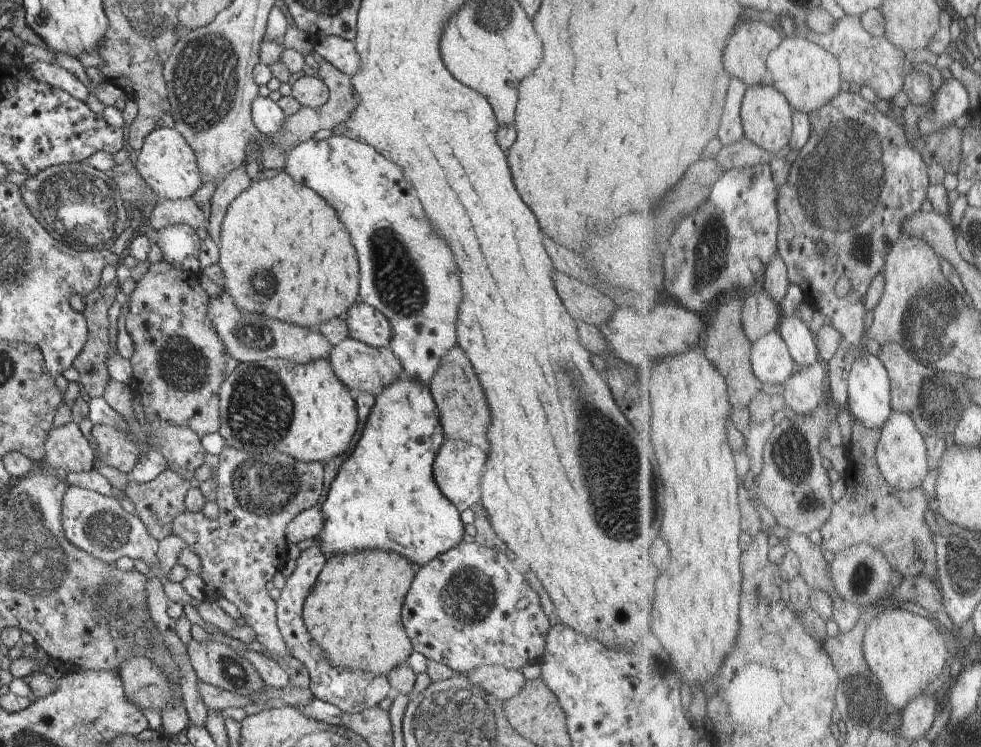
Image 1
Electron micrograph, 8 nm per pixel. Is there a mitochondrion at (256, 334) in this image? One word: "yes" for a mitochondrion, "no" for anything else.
yes

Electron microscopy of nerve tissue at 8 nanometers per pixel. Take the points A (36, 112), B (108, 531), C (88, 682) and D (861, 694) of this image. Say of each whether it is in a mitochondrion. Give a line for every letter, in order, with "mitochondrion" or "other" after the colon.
A: other
B: mitochondrion
C: other
D: mitochondrion

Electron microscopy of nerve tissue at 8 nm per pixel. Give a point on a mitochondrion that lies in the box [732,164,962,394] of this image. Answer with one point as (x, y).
(928, 317)

